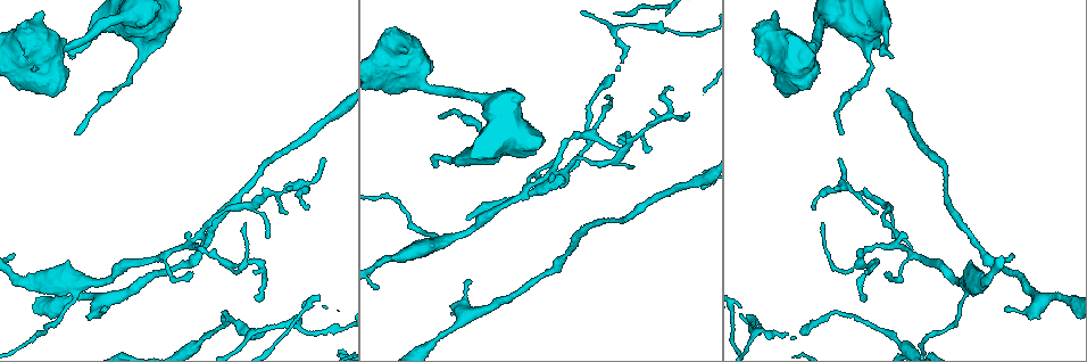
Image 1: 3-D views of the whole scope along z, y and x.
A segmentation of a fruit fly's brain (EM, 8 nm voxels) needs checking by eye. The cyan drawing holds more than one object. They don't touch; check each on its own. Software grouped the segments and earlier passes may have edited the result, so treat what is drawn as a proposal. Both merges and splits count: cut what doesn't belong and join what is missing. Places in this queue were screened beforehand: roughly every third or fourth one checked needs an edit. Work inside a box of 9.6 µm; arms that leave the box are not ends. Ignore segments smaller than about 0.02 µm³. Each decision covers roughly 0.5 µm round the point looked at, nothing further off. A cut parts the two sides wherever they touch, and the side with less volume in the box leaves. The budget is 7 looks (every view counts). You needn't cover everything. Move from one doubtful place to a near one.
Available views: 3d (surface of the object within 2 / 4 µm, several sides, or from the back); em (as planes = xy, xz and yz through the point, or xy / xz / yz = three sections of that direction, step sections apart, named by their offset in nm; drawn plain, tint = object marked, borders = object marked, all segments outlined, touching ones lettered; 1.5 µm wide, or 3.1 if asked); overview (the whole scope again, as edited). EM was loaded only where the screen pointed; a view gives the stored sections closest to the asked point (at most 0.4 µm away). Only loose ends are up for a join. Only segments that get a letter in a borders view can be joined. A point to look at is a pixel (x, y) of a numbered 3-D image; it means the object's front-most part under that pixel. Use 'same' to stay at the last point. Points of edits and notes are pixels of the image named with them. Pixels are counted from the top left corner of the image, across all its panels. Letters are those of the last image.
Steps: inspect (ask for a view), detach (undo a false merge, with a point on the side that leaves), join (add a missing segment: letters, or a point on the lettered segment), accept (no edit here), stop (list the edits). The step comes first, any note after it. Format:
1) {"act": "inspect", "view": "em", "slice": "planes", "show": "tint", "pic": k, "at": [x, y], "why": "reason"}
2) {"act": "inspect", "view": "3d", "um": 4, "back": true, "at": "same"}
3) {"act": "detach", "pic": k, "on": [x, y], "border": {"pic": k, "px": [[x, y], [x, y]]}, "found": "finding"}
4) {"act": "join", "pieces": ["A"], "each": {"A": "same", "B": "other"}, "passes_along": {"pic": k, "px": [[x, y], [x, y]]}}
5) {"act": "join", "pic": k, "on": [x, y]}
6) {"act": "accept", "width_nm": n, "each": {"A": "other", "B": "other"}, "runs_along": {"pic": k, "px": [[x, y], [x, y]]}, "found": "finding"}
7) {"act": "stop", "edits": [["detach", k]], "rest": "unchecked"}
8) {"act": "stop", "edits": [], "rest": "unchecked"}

{"act": "inspect", "view": "3d", "um": 2, "pic": 1, "at": [244, 223], "why": "free end"}

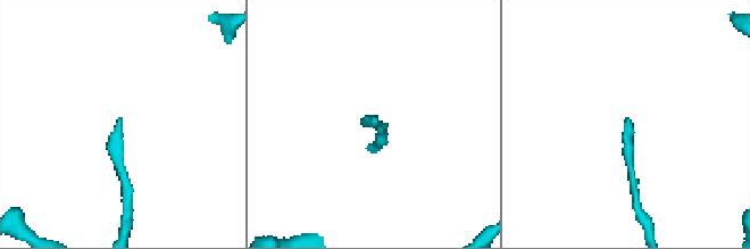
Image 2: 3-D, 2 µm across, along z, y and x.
{"act": "inspect", "view": "em", "slice": "planes", "show": "borders", "pic": 2, "at": [374, 117]}

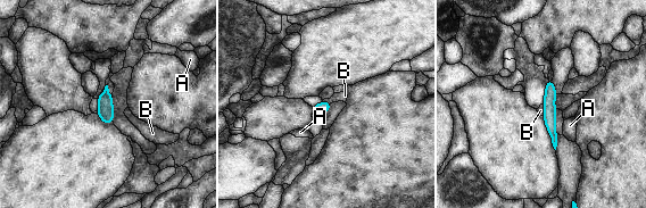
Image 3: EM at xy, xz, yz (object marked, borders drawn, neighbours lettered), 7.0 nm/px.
{"act": "accept", "width_nm": 90, "each": {"A": "other", "B": "other"}, "border": {"pic": 3, "px": [[323, 100], [331, 102]]}, "found": "no lettered segment goes on from it"}

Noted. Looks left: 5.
{"act": "inspect", "view": "3d", "um": 2, "pic": 1, "at": [839, 158], "why": "branch stops here"}

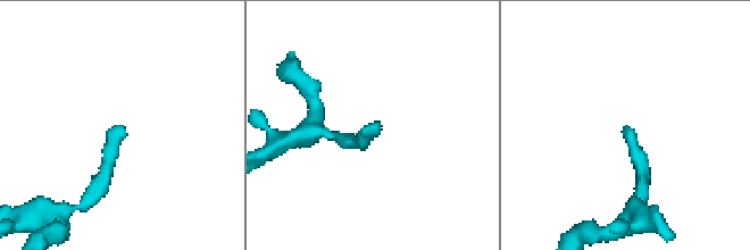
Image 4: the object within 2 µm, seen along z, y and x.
{"act": "inspect", "view": "em", "slice": "planes", "show": "plain", "pic": 4, "at": [379, 123]}

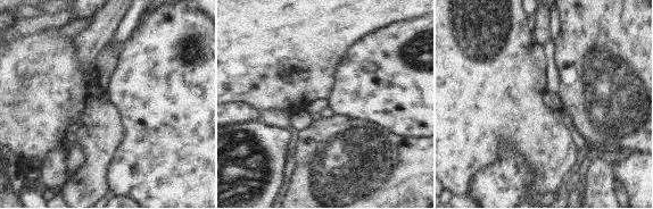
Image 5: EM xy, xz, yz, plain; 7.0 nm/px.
{"act": "inspect", "view": "em", "slice": "planes", "show": "borders", "at": "same", "why": "what lies round it"}

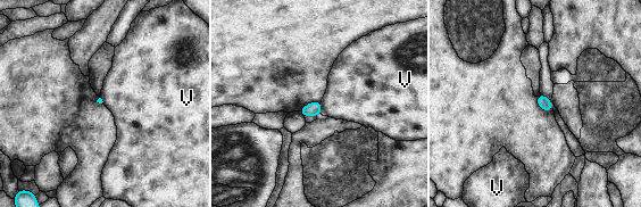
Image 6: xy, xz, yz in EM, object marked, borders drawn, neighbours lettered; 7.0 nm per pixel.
{"act": "accept", "each": {"V": "other"}, "border": {"pic": 6, "px": [[321, 101], [322, 114]]}, "found": "none of them fits"}

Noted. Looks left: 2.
{"act": "inspect", "view": "3d", "um": 4, "pic": 1, "at": [1007, 308], "why": "branch stops here"}

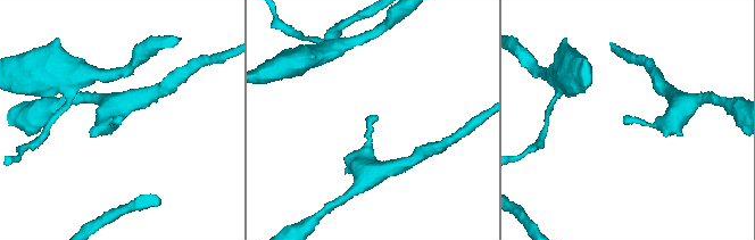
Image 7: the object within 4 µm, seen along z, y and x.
{"act": "inspect", "view": "em", "slice": "planes", "show": "borders", "pic": 7, "at": [121, 123]}

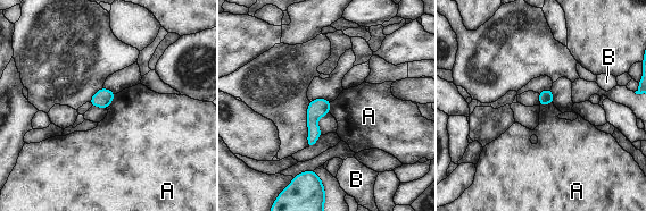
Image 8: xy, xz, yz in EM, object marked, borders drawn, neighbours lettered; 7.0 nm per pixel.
{"act": "accept", "width_nm": 100, "each": {"A": "other", "B": "other"}, "border": {"pic": 8, "px": [[116, 94], [107, 109]]}, "found": "no lettered segment goes on from it"}

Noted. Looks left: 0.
{"act": "stop", "edits": [], "rest": "unchecked"}

